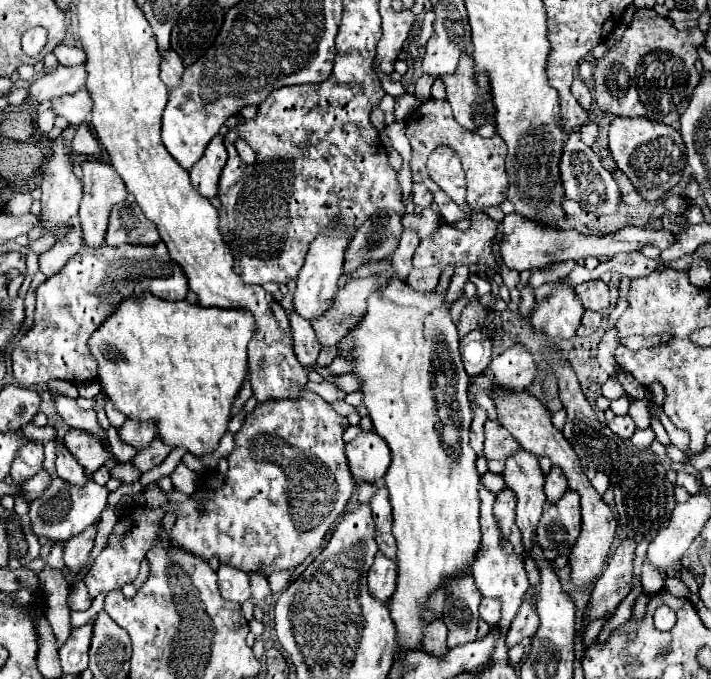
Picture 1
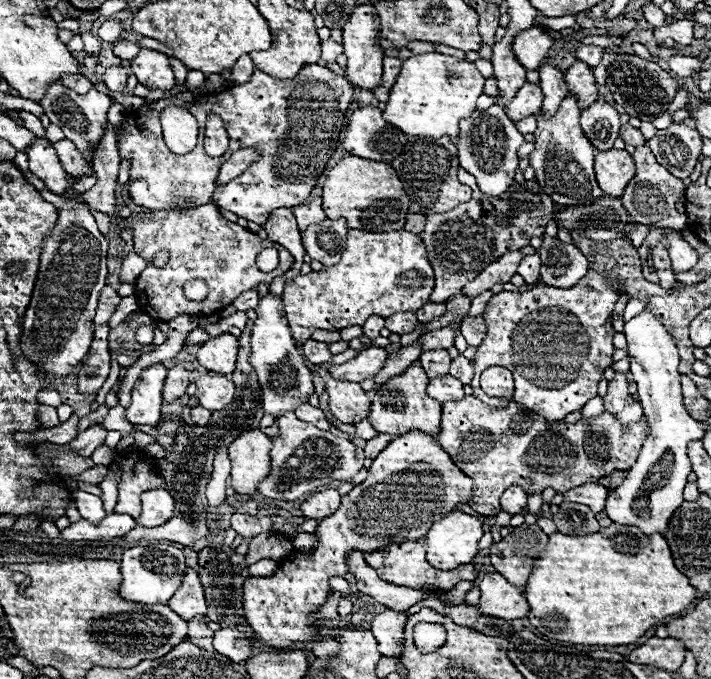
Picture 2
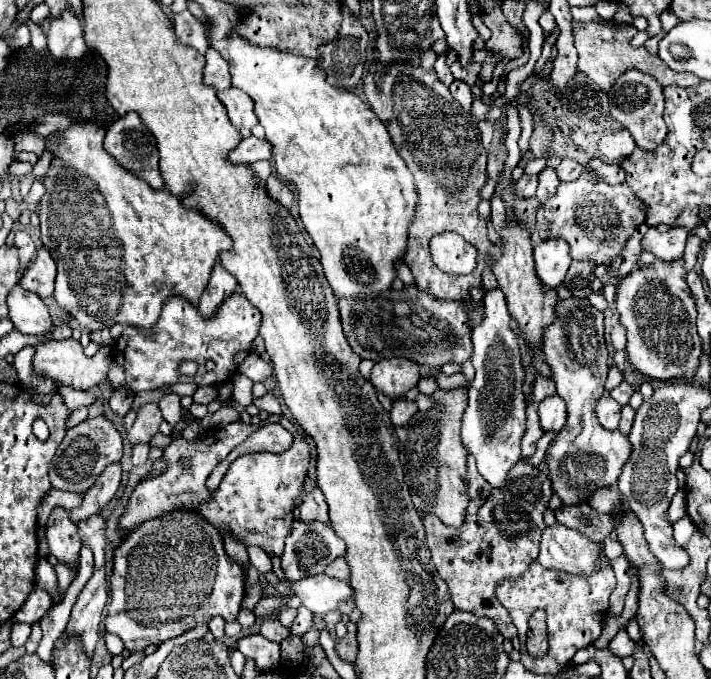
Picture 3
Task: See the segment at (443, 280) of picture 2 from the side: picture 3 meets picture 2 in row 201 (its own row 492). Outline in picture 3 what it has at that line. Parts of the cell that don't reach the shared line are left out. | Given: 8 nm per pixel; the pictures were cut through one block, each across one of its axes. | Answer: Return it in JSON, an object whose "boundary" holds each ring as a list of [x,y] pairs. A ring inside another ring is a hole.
{"boundary":[[[468,454],[468,480],[470,480],[470,504],[466,508],[466,520],[460,530],[444,526],[436,516],[424,514],[426,542],[432,552],[432,562],[438,574],[444,578],[452,592],[456,608],[472,612],[474,616],[488,616],[496,622],[500,634],[506,640],[518,636],[516,626],[510,620],[508,610],[496,598],[496,586],[502,580],[518,578],[536,562],[540,552],[540,536],[544,532],[542,514],[552,498],[546,464],[528,466],[518,462],[506,480],[502,490],[494,490],[478,474],[474,458]]]}

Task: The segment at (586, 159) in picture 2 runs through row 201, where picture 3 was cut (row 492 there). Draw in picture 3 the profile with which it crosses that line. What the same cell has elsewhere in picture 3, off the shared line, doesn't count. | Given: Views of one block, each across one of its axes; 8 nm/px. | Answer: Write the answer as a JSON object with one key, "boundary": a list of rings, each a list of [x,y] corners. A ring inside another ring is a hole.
{"boundary":[[[570,298],[558,302],[556,314],[556,322],[544,332],[544,354],[552,366],[556,394],[566,402],[568,418],[546,452],[546,464],[554,494],[564,506],[574,506],[588,502],[596,490],[612,486],[618,480],[632,446],[628,436],[600,426],[594,412],[596,398],[600,398],[604,392],[604,382],[610,368],[608,350],[604,344],[602,312],[592,308],[586,298]]]}

